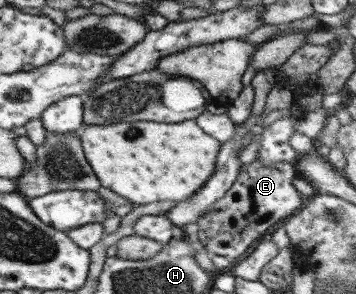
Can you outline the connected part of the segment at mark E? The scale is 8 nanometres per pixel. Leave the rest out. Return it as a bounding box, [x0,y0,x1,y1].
[192,160,305,262]

